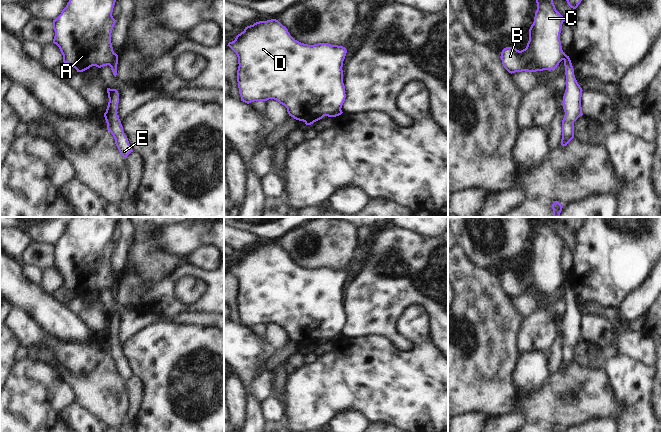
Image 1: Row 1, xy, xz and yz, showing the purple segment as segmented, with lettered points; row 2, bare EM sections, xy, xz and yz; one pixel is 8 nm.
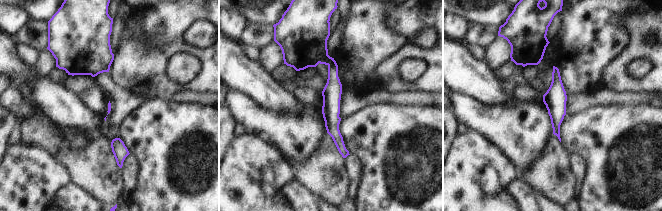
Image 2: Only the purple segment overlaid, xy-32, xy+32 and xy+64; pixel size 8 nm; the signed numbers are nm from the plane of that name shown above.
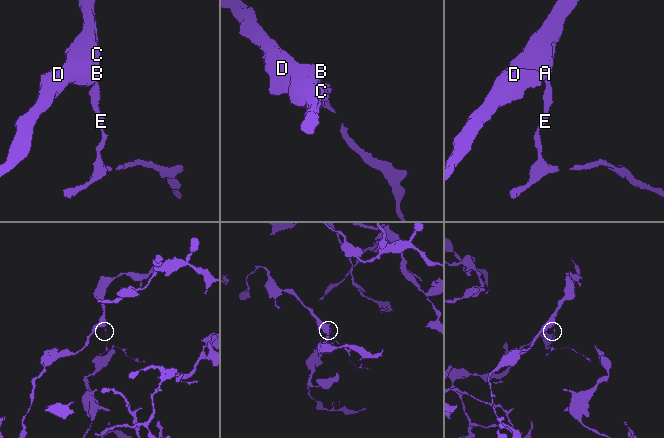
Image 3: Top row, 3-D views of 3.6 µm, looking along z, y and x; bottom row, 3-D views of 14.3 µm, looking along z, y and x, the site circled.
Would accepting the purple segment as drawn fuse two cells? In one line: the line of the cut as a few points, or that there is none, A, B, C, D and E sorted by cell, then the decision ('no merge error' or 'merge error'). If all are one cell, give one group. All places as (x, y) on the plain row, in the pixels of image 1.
cut in xy along (117, 281), (109, 289); A B C D / E; merge error

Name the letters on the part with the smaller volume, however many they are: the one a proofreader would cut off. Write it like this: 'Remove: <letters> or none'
Remove: E

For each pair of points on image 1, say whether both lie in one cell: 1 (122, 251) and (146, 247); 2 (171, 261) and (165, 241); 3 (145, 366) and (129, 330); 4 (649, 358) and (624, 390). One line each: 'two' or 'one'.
1: two
2: two
3: two
4: two

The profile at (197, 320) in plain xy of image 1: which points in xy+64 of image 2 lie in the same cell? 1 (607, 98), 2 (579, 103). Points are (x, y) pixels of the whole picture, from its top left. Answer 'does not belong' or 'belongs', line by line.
1: belongs
2: belongs

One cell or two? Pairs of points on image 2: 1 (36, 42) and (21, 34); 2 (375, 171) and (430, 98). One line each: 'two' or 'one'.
1: one
2: two

